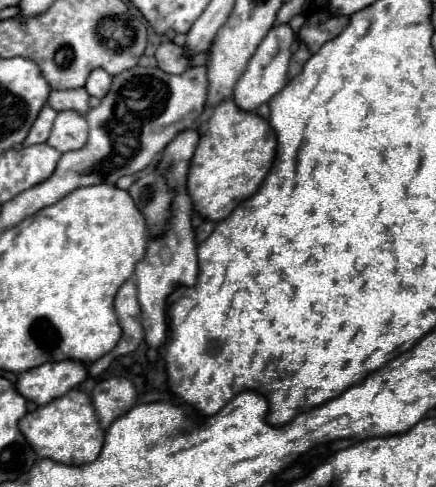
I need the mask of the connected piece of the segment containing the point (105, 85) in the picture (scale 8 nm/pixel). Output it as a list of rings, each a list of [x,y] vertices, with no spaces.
[[[98,68],[98,70],[92,70],[92,74],[88,76],[86,80],[86,90],[90,96],[96,96],[96,98],[104,98],[110,90],[110,84],[112,84],[112,76],[106,74],[106,70]]]

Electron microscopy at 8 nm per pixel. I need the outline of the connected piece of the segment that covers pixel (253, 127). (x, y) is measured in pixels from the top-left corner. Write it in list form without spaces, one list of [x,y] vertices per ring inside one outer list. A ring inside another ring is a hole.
[[[224,100],[218,106],[214,106],[210,116],[200,122],[200,144],[192,158],[190,176],[188,176],[188,192],[196,212],[200,212],[204,218],[214,222],[220,222],[226,216],[230,216],[230,212],[240,202],[244,202],[258,190],[258,186],[264,182],[266,174],[270,172],[274,158],[276,158],[276,134],[268,120],[264,120],[256,112],[240,110],[232,100]]]

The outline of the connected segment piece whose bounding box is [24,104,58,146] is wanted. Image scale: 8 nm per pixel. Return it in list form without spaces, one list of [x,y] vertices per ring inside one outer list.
[[[48,104],[40,110],[34,126],[30,128],[30,134],[26,136],[24,140],[24,146],[32,146],[32,144],[40,144],[40,142],[46,142],[48,140],[48,134],[50,134],[50,128],[52,128],[52,122],[56,118],[56,110],[50,108]]]

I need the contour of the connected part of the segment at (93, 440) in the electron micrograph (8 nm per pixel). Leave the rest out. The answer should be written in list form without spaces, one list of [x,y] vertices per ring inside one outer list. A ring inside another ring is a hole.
[[[78,388],[44,406],[38,406],[34,412],[28,412],[20,422],[20,430],[40,458],[50,458],[68,466],[94,462],[104,444],[104,430],[94,414],[90,396]]]

